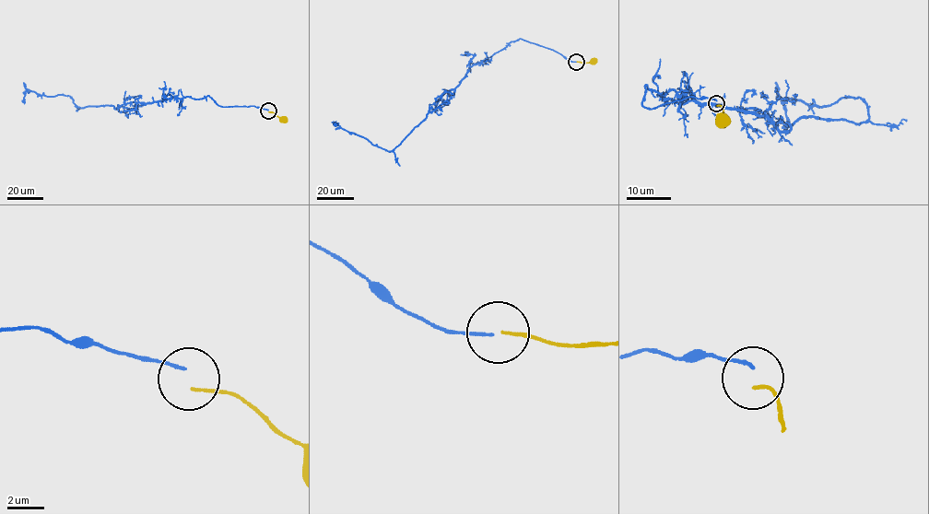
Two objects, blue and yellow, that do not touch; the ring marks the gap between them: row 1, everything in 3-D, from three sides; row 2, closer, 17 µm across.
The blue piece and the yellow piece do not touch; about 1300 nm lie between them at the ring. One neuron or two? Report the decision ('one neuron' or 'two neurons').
two neurons

